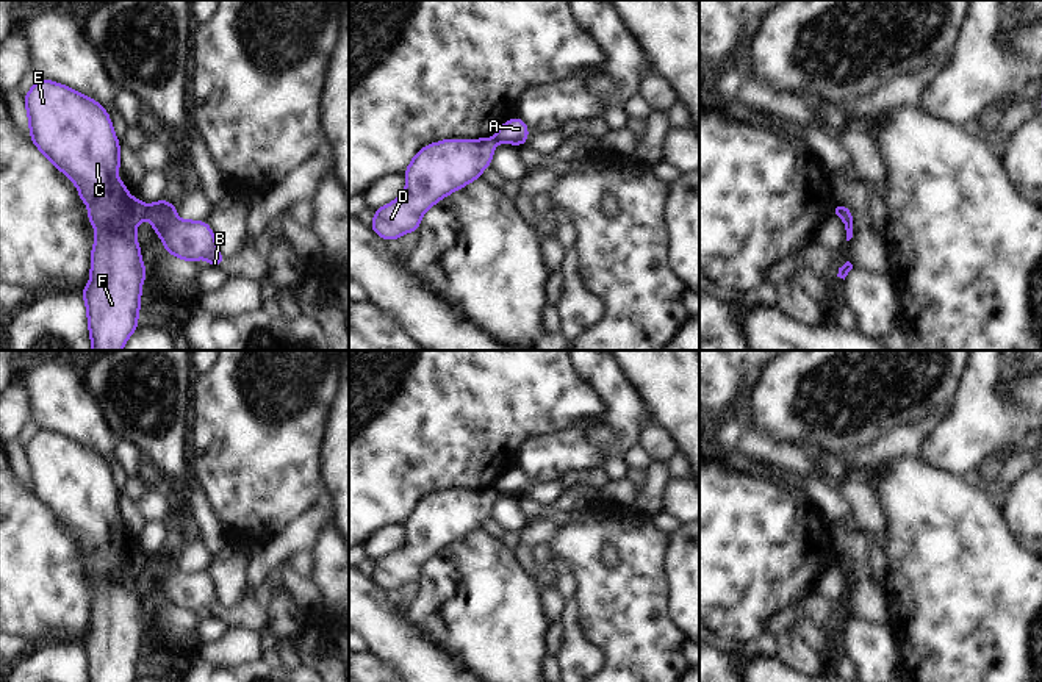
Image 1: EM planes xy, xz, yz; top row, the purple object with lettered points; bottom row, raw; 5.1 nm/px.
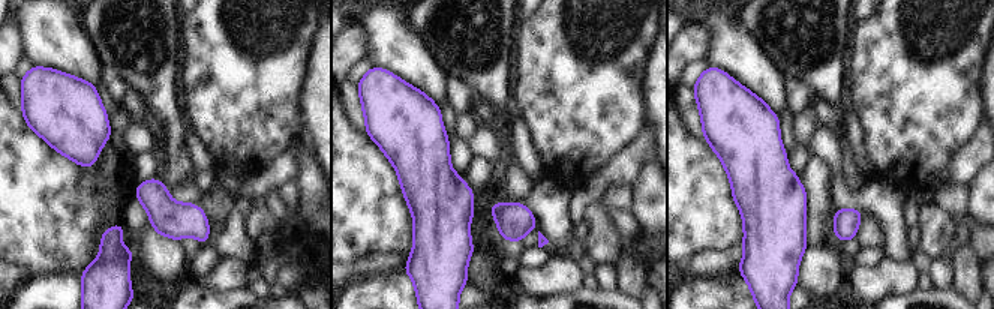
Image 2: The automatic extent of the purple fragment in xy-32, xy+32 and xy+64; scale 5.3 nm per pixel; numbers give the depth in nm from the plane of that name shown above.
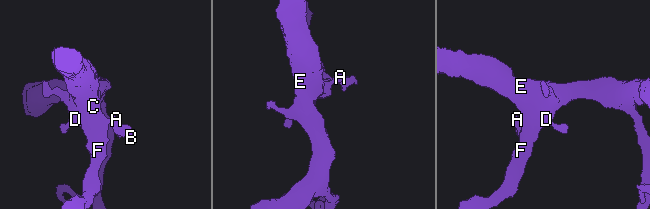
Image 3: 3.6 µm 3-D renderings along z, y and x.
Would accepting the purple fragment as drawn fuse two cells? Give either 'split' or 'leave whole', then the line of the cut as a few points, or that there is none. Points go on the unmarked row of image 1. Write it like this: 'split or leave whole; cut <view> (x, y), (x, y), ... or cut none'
split; cut xy (144, 557), (147, 565)

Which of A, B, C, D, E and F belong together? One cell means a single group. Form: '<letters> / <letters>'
A B / C D E F

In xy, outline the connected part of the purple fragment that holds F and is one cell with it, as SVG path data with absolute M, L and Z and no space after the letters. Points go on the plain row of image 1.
M38 430L25 444L30 485L34 496L80 541L80 551L89 554L86 566L95 579L95 594L91 601L91 632L81 646L88 659L89 682L135 682L141 660L141 634L147 618L141 613L141 596L136 593L136 577L147 566L146 555L128 544L122 530L116 533L119 497L106 460L64 435Z

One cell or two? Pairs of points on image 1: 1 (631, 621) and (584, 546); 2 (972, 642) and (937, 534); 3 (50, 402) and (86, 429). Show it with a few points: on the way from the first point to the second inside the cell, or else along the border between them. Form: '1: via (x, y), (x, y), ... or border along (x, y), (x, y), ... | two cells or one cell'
1: via (625, 603), (587, 565) | one cell
2: via (972, 615), (959, 588), (952, 560) | one cell
3: via (60, 402), (77, 419) | one cell

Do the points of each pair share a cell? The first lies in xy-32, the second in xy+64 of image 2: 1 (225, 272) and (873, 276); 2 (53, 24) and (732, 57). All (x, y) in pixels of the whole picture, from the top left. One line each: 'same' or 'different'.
1: same
2: same

